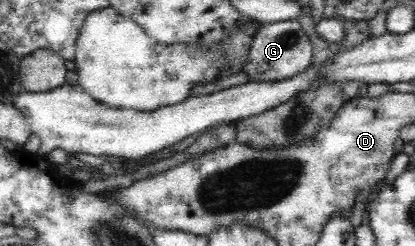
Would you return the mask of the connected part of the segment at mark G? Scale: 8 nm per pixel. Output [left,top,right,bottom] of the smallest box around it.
[243,19,313,82]

